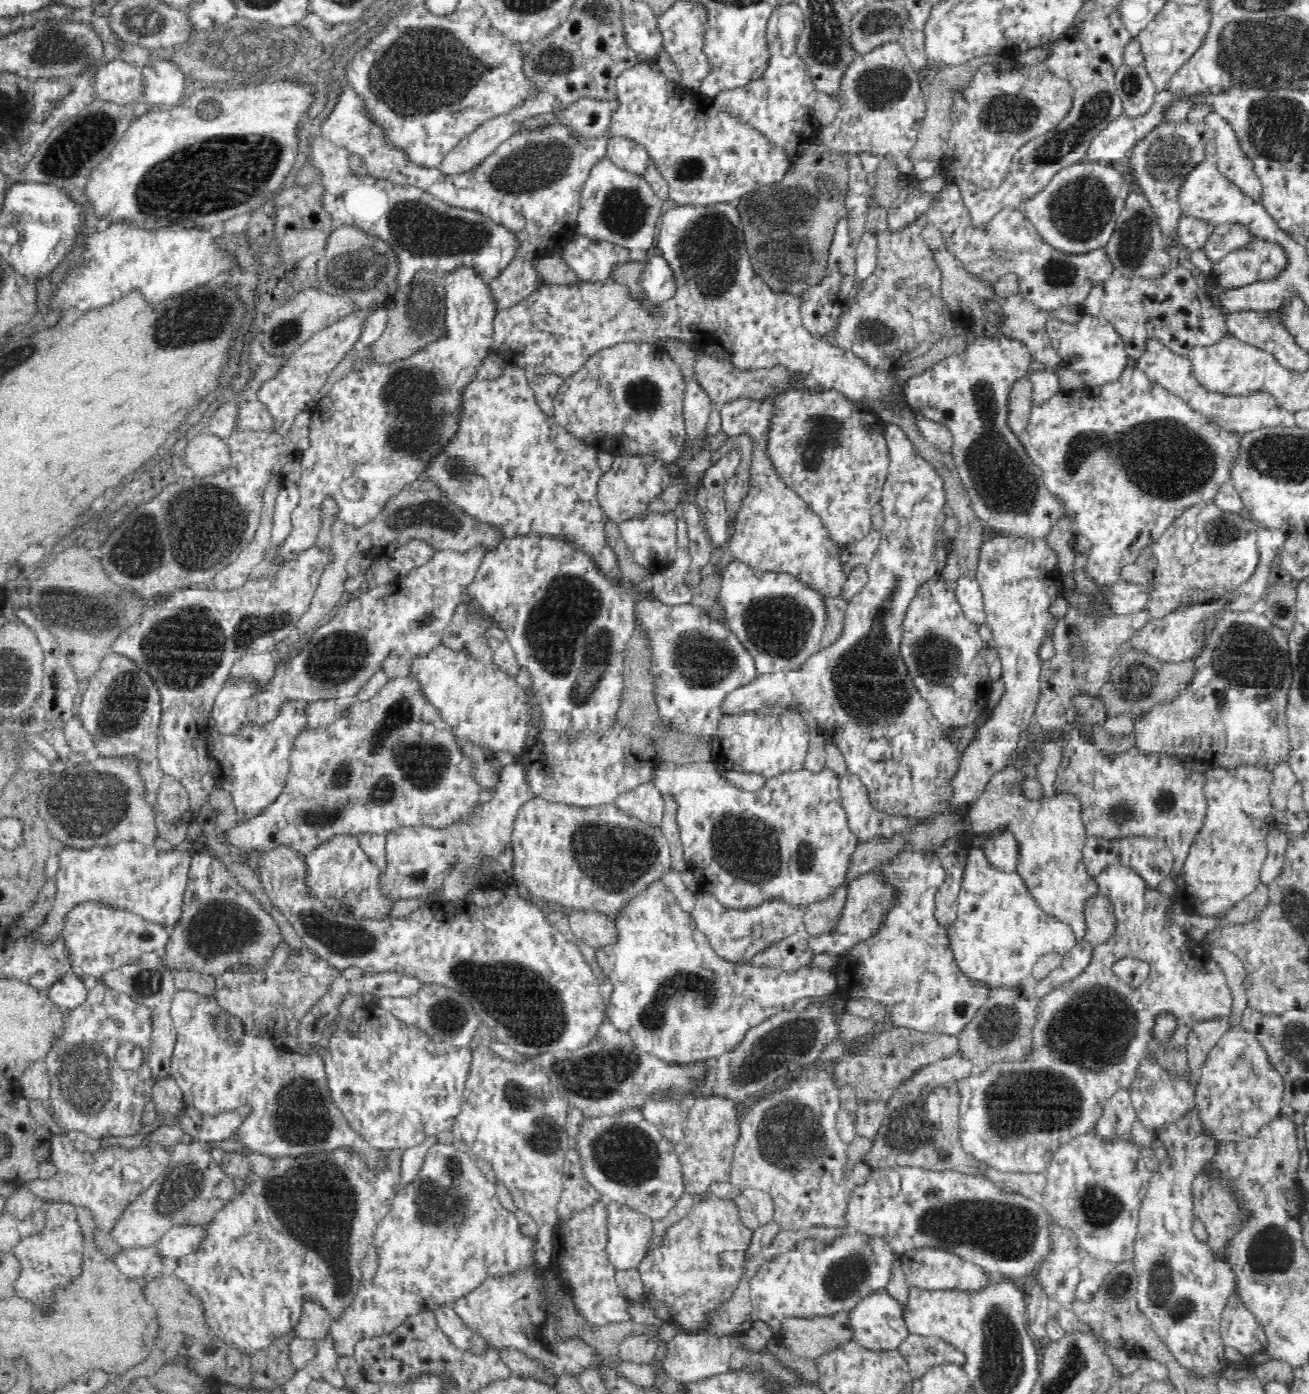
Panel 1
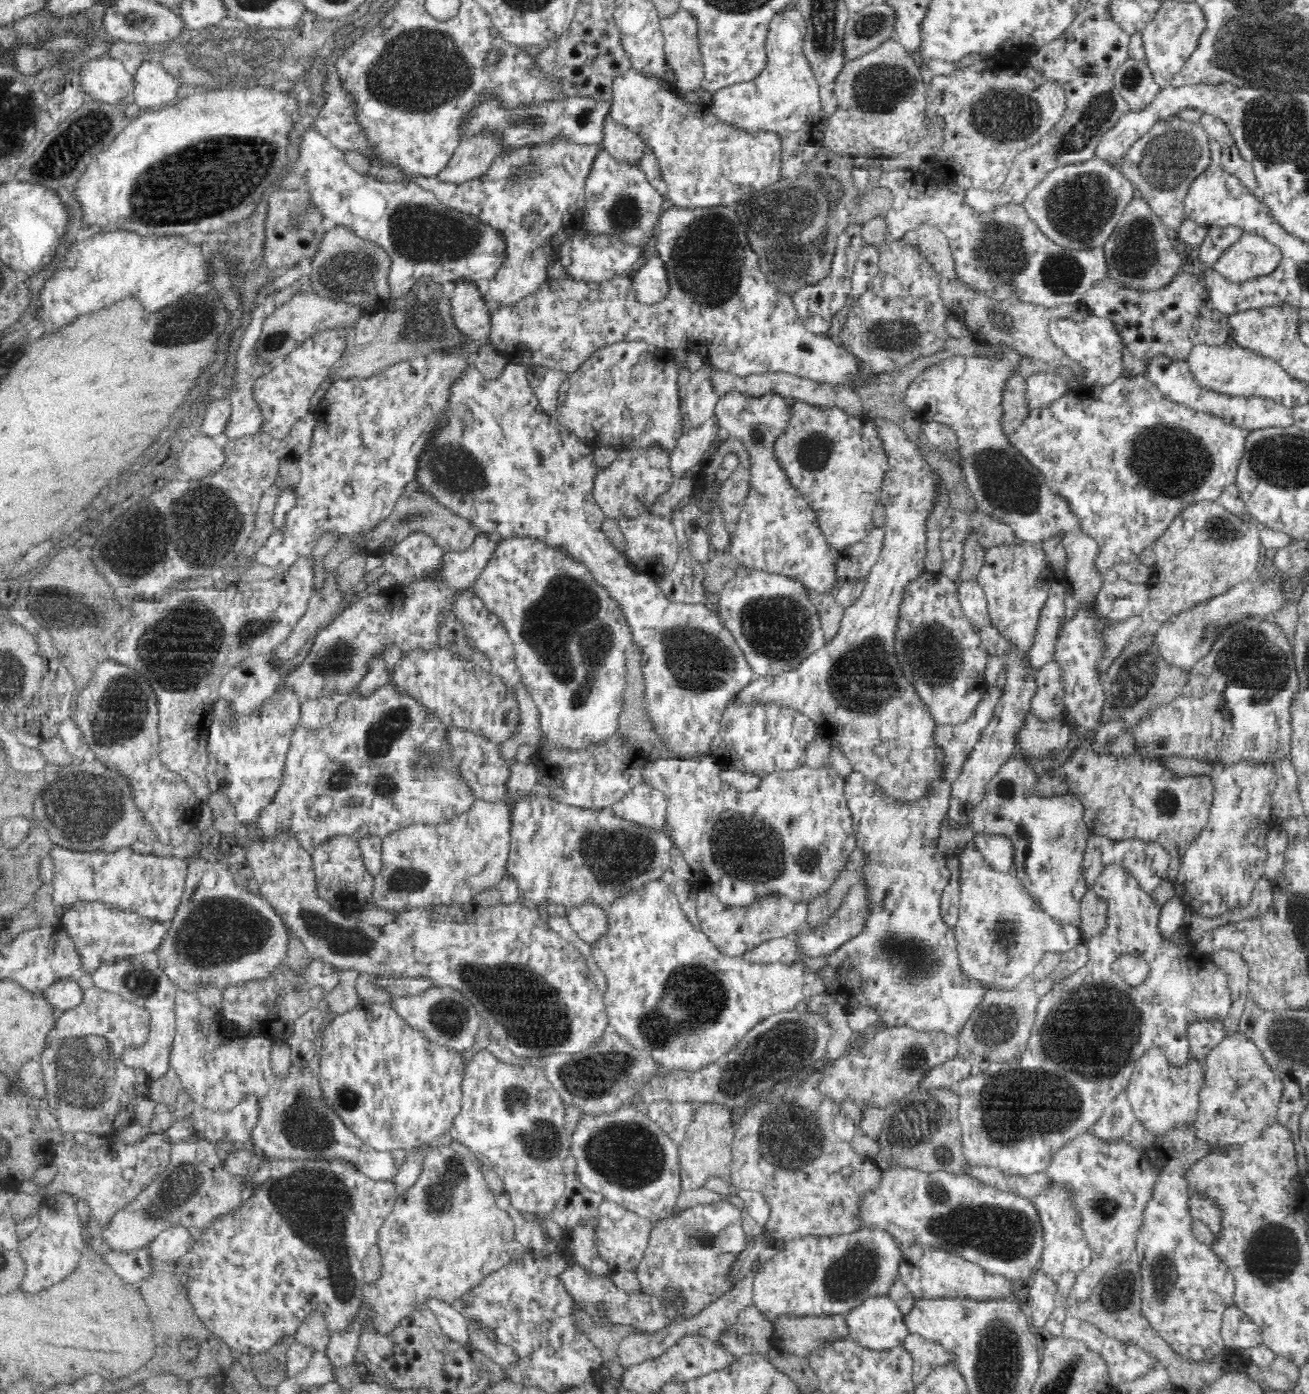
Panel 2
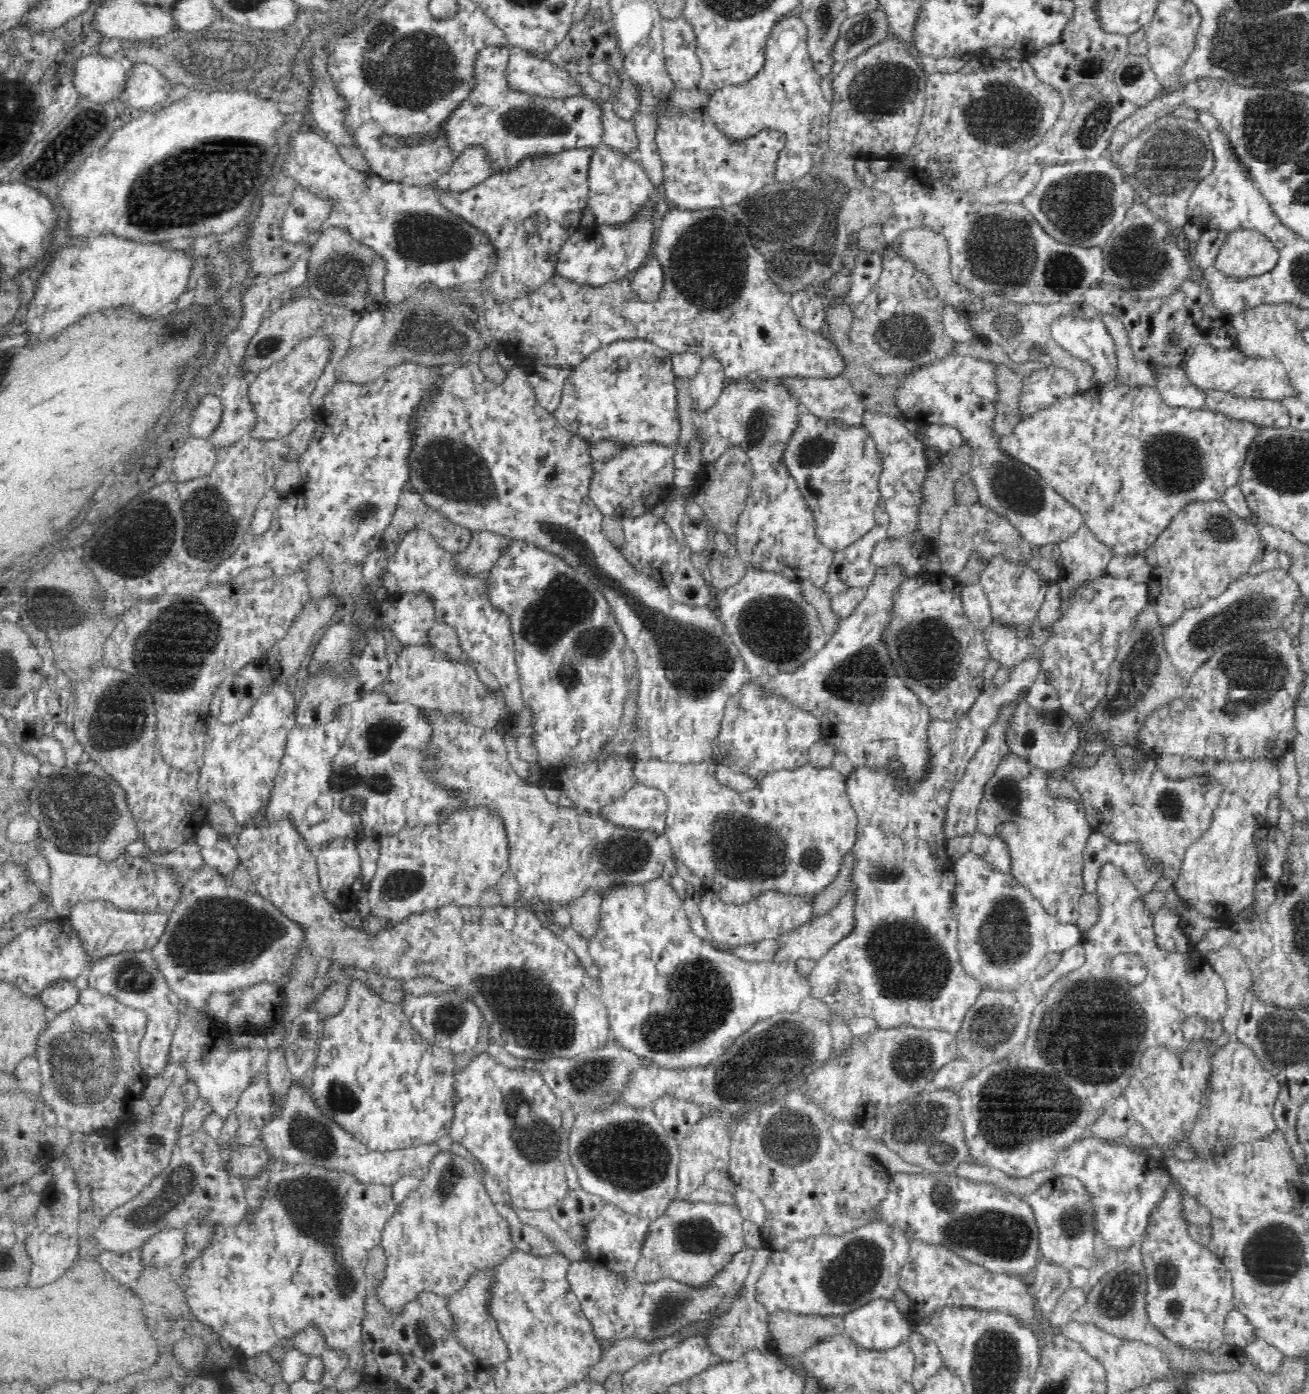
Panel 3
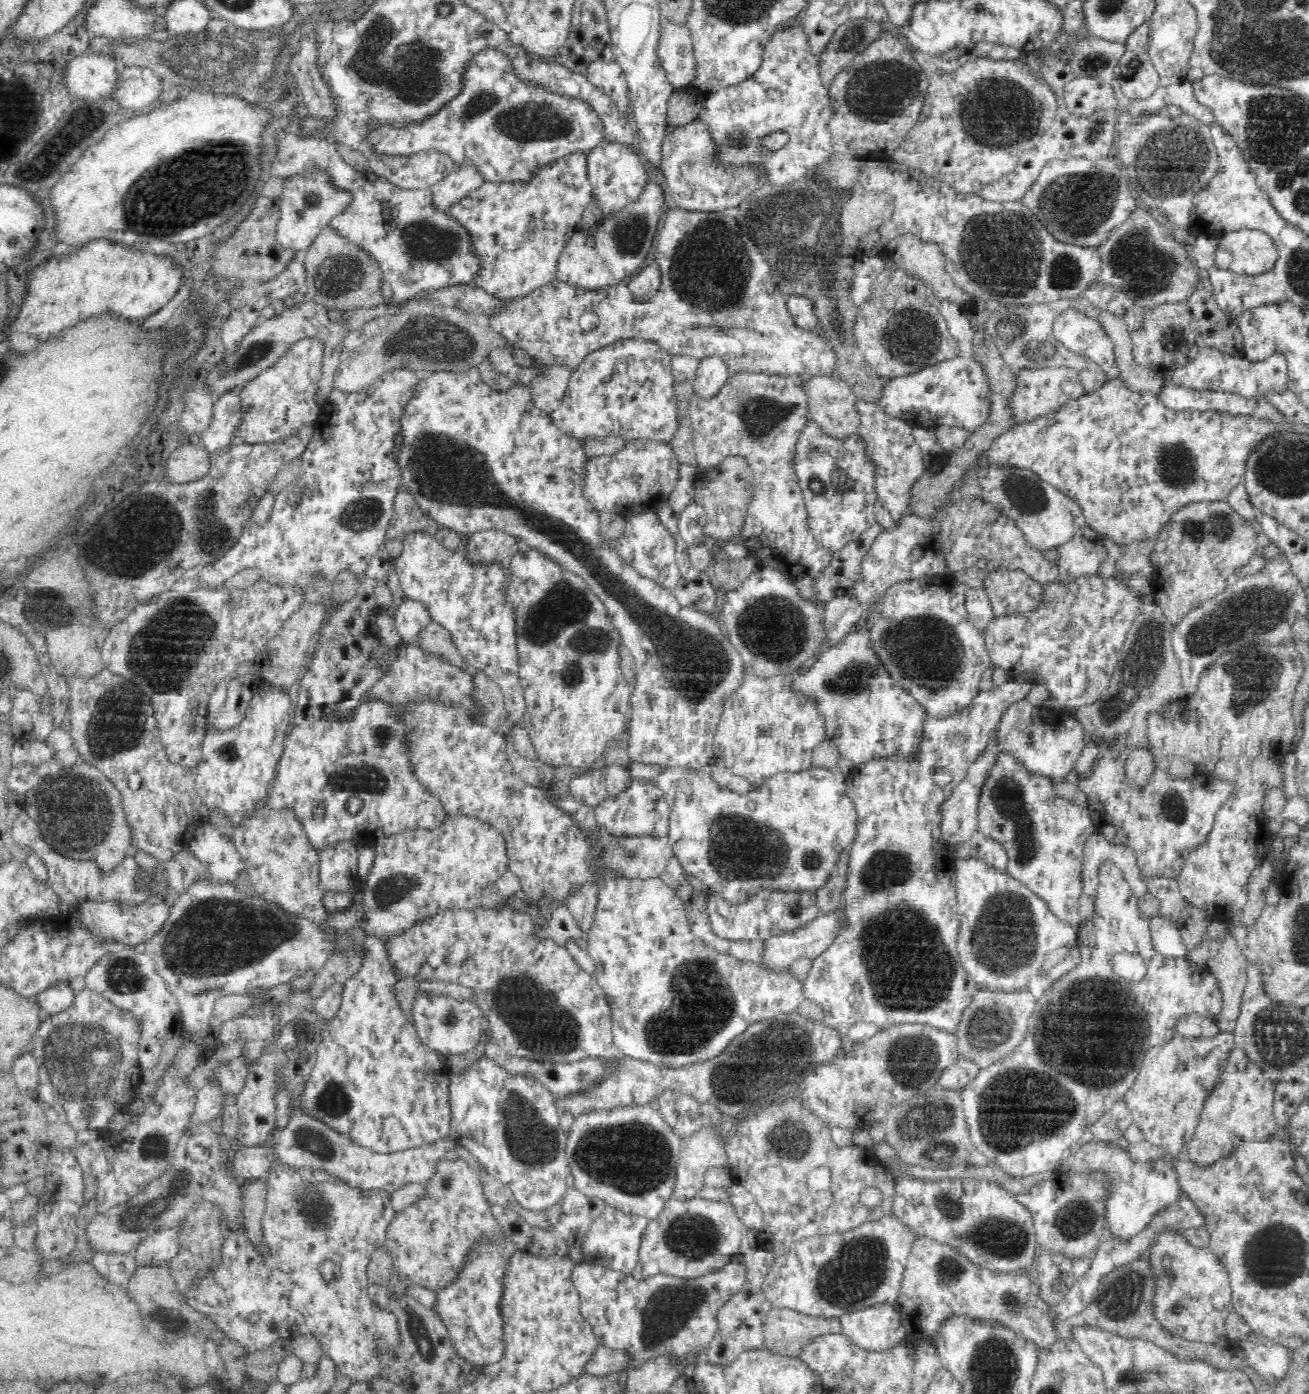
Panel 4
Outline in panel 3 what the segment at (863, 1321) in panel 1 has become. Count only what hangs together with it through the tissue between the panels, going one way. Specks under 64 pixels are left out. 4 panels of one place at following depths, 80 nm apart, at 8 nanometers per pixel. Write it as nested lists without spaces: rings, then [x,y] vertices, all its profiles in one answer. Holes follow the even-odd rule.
[[[874,1300],[843,1316],[844,1334],[868,1350],[896,1349],[912,1333],[905,1319],[894,1300]]]

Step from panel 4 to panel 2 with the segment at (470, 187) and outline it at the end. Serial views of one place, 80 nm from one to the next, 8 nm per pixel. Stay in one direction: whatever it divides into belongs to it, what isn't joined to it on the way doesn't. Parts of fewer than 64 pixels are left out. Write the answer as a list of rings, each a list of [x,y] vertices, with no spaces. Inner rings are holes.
[[[474,136],[456,147],[450,164],[437,175],[437,180],[461,186],[490,173],[497,156],[497,140],[493,136]]]

